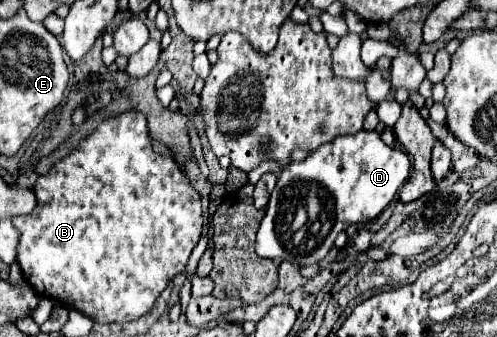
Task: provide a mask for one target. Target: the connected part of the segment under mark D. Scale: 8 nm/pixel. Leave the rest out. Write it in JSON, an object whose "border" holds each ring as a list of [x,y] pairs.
{"border":[[[360,131],[352,137],[336,137],[330,143],[320,145],[304,161],[294,163],[280,173],[256,237],[256,253],[276,263],[290,261],[294,267],[320,263],[334,245],[336,235],[346,231],[350,225],[374,221],[394,199],[398,189],[406,183],[408,175],[410,175],[408,155],[398,147],[388,147],[380,139],[378,131]]]}

